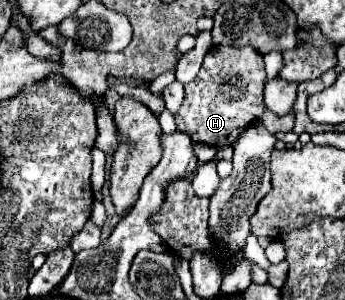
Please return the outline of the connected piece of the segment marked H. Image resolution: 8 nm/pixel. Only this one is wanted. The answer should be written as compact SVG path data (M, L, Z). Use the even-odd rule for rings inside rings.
M215 47L203 59L201 71L195 81L185 85L185 99L181 109L175 113L175 123L179 131L191 135L195 143L209 147L229 147L235 139L249 127L253 119L263 119L266 129L275 134L293 129L293 111L283 119L267 113L263 105L263 85L265 85L265 67L263 57L255 49L233 49L233 47Z

